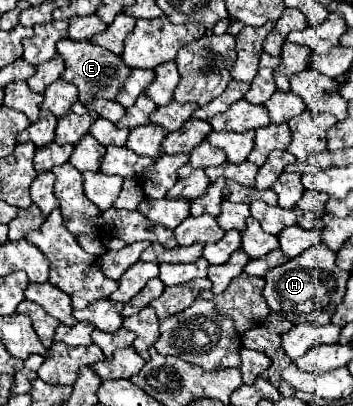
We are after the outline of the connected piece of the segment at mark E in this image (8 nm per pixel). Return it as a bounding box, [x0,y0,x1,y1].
[57,40,131,104]

